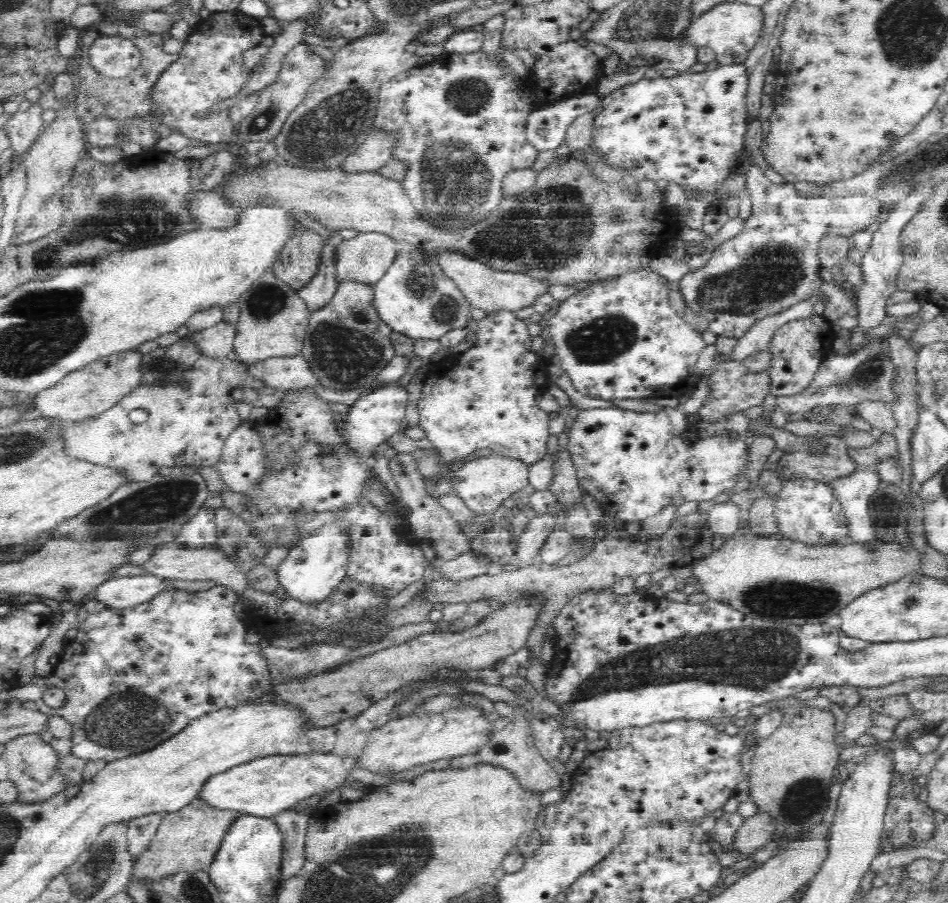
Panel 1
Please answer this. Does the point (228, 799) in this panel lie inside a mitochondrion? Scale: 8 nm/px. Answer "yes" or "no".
no

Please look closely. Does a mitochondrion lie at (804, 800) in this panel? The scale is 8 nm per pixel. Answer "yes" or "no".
yes

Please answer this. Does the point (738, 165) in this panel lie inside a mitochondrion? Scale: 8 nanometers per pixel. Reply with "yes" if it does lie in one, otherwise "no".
no

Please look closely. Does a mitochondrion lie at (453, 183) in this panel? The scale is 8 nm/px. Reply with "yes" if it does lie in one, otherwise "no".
yes

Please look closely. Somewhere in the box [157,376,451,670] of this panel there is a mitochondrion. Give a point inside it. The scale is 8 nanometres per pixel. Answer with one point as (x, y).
(356, 600)

